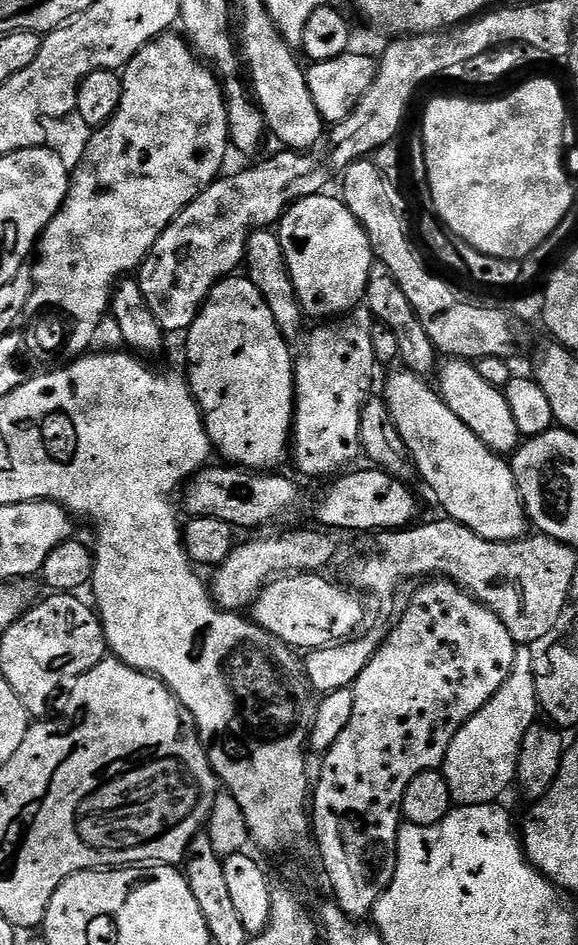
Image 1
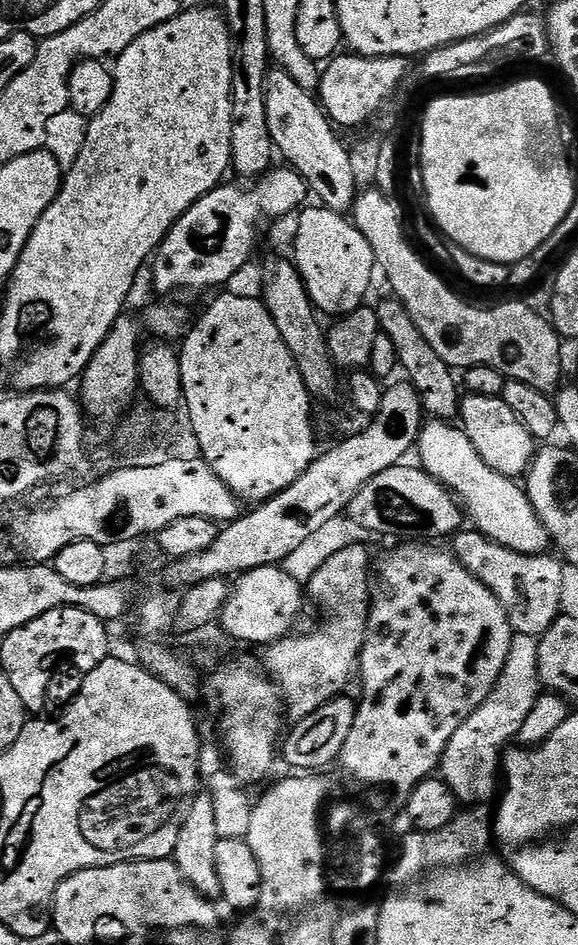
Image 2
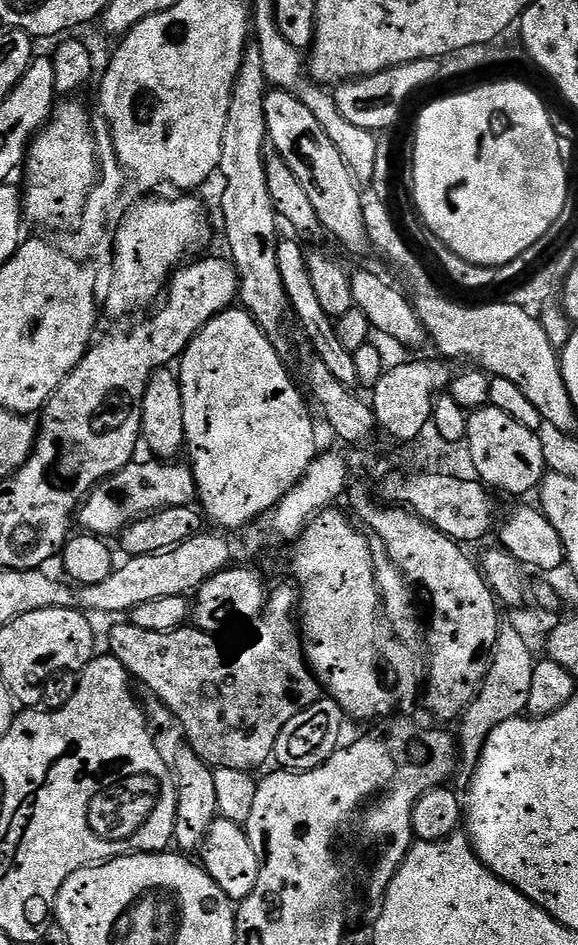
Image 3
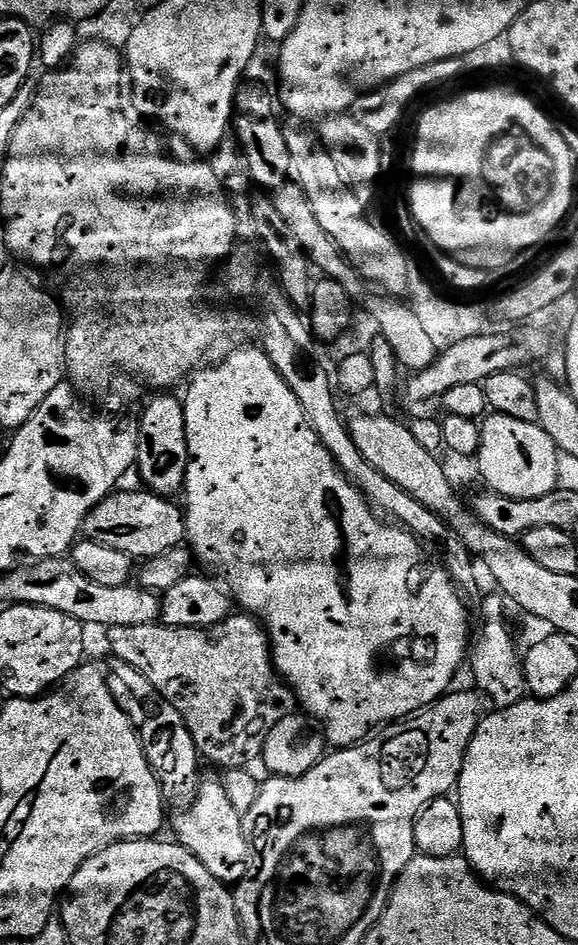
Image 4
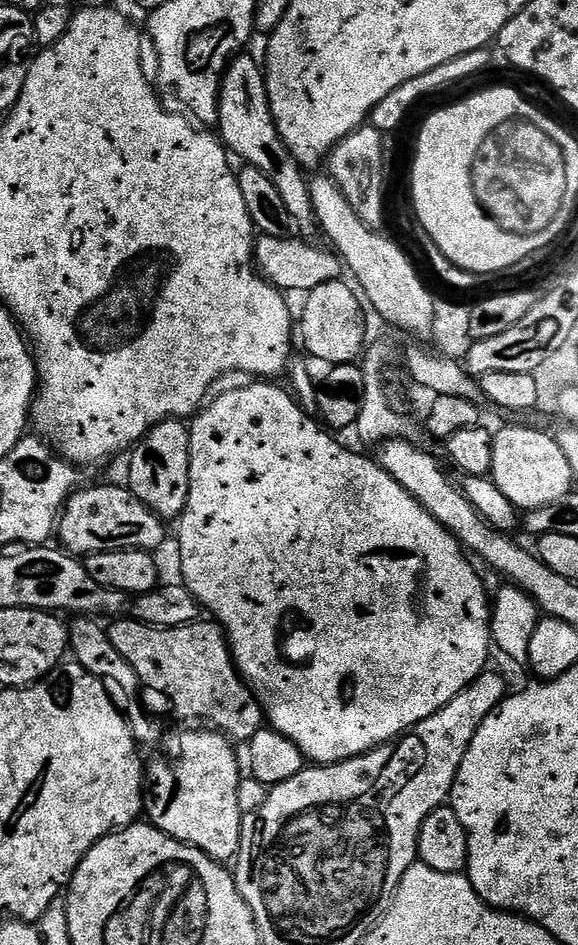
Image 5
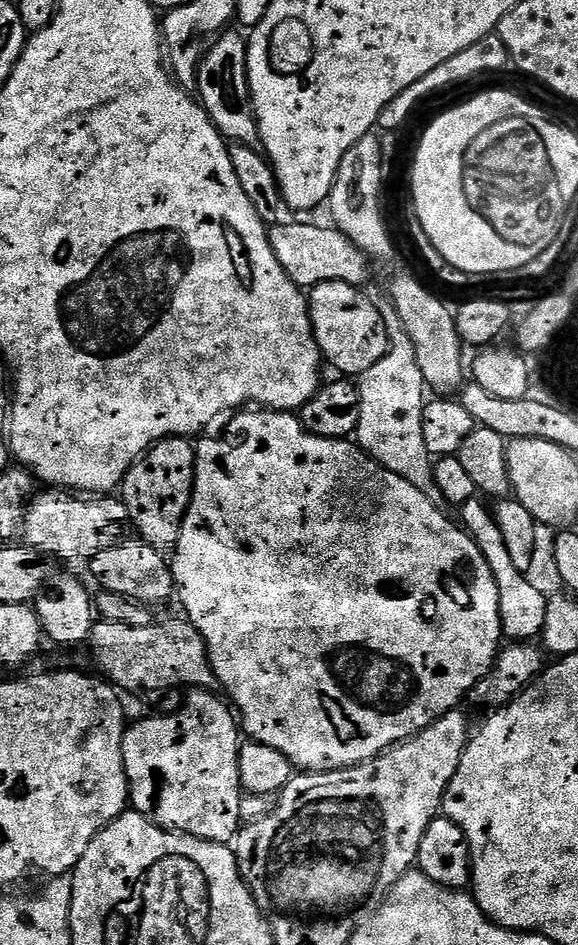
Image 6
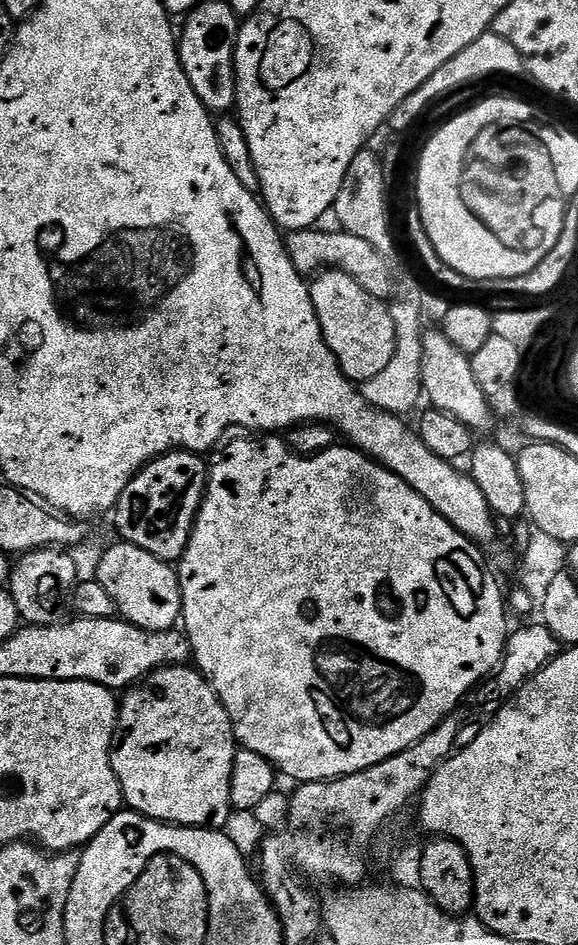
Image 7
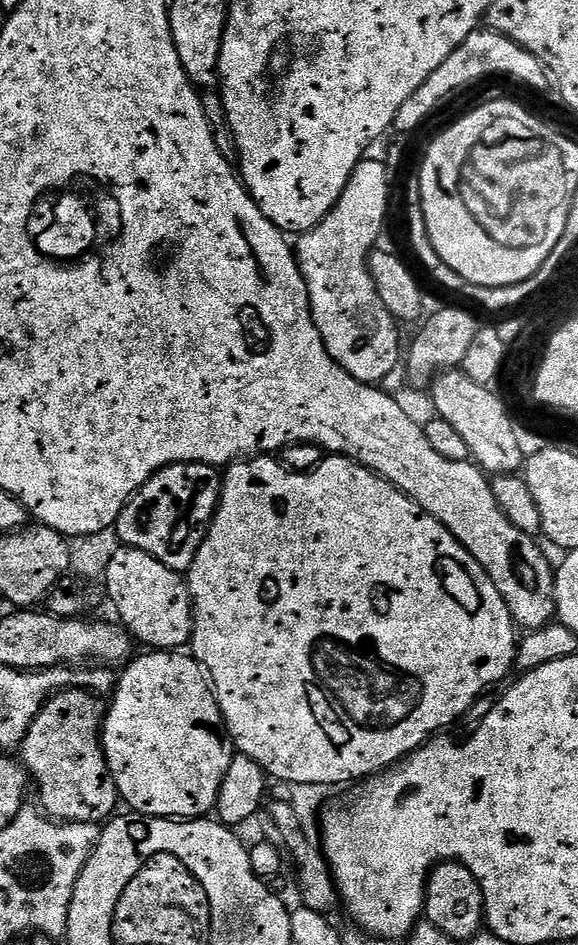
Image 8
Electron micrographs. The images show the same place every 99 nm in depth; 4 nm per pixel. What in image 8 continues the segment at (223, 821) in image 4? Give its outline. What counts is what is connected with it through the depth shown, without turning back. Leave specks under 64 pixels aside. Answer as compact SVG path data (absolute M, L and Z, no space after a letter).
M148 650L145 656L137 655L127 661L124 673L119 673L111 693L112 705L107 705L102 716L102 743L104 746L104 757L108 759L108 769L116 783L116 791L119 799L128 803L131 811L139 812L142 816L162 816L175 818L177 820L194 820L204 818L215 809L216 799L220 794L220 786L226 776L226 770L232 765L233 749L226 735L224 727L224 716L216 701L216 695L212 692L212 685L201 664L195 656L184 650Z

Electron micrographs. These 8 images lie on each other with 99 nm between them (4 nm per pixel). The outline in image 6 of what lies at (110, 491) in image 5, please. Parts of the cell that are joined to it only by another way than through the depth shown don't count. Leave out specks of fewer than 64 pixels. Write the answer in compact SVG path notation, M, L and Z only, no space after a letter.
M71 490L40 491L31 497L30 503L24 509L22 536L24 532L23 543L27 547L44 553L45 557L57 556L60 560L87 562L94 558L94 554L102 554L102 550L110 550L110 546L118 546L129 539L130 521L123 499L112 494L77 494Z

